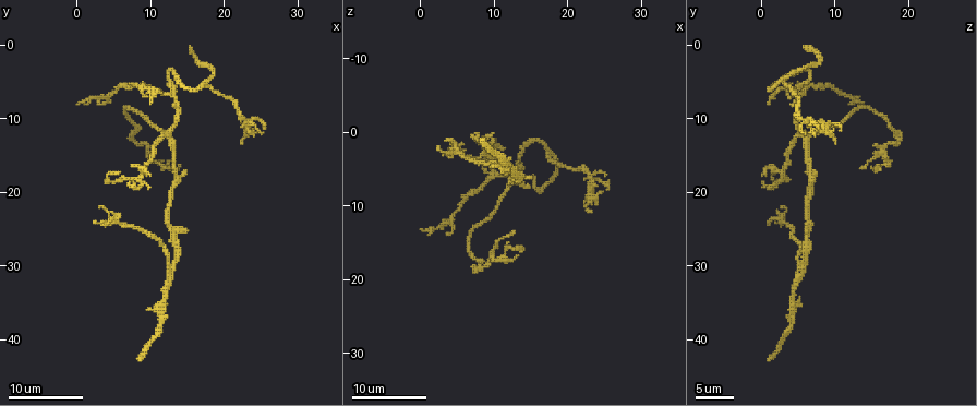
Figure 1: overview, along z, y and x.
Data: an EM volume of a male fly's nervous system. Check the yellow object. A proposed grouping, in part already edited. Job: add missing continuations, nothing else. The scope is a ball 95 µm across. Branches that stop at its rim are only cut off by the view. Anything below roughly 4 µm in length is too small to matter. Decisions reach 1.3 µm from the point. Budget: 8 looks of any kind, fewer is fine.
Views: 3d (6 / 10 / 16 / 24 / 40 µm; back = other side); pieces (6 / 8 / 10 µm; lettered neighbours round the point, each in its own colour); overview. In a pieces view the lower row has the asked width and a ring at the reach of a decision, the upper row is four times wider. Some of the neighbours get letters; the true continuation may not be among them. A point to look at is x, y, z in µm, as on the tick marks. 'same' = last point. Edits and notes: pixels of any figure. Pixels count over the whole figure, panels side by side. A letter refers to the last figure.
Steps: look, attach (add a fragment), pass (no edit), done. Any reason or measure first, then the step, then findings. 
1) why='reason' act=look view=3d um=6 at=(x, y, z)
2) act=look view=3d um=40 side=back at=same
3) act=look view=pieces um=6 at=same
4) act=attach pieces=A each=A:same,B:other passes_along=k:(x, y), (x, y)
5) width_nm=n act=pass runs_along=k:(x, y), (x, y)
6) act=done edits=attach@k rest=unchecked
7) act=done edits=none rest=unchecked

why='branch stops here' act=look view=3d um=10 at=(10.0, 8.0, 1.0)

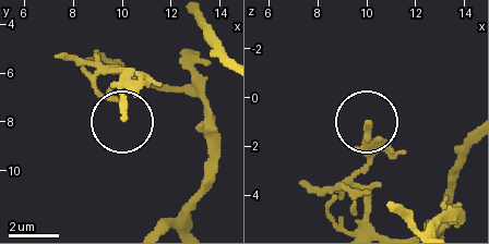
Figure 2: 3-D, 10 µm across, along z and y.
act=look view=pieces um=10 at=(10.2, 7.7, 1.1)

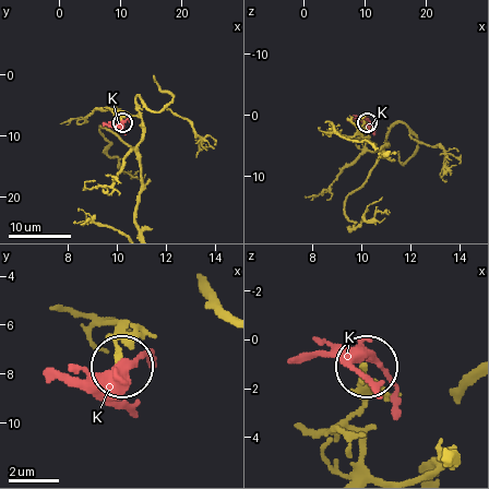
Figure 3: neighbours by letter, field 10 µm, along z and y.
act=pass each=K:other runs_along=3:(367, 467), (355, 418), (367, 368) found='none of them fits'

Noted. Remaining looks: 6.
why='branch stops here' act=look view=3d um=10 at=(9.5, 18.0, 0.0)

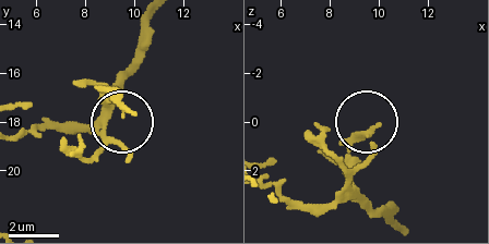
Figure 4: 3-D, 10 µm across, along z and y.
act=look view=pieces um=10 at=(9.9, 17.5, 0.2)

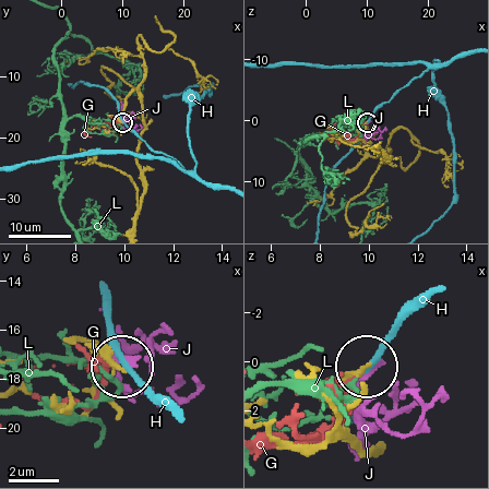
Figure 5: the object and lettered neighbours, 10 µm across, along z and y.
width_nm=180 act=pass each=G:other,H:other,J:other,L:other found='none of them fits'

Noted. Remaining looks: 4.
why='free end' act=look view=3d um=10 at=(15.5, 0.0, 6.0)

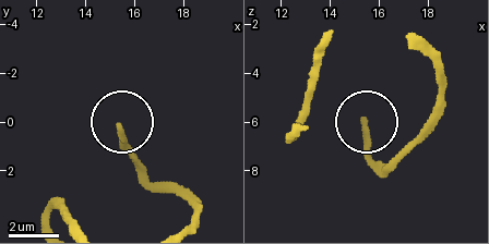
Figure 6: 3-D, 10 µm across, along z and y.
act=look view=pieces um=10 at=(15.4, 0.2, 5.9)

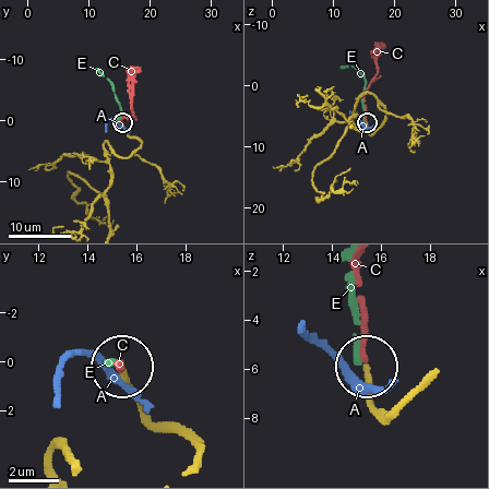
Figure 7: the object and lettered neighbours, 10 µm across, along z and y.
act=attach pieces=C each=A:other,C:same,E:other passes_along=7:(150, 419), (121, 365) found='it goes on there'

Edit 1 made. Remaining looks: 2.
act=done edits=attach@7 rest=unchecked

